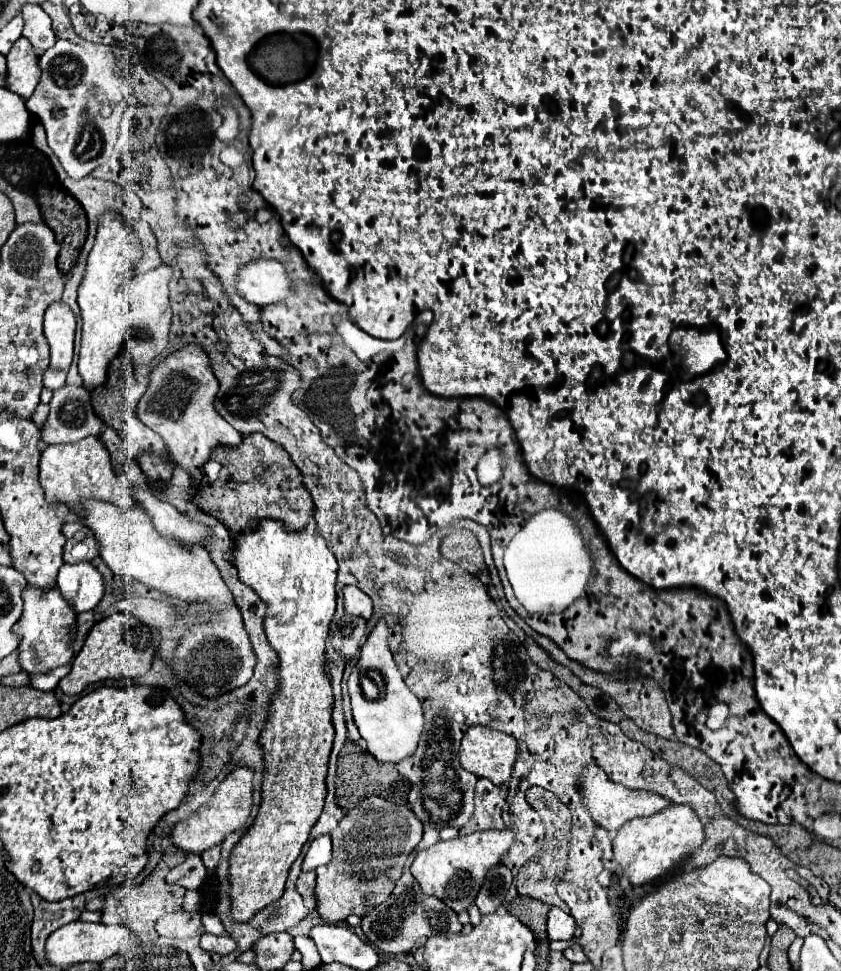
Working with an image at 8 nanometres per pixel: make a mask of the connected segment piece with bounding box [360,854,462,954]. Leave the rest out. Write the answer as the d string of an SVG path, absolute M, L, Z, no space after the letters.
M410 854L402 878L396 882L392 894L388 896L386 902L376 906L368 916L362 918L362 932L366 938L384 954L400 954L400 952L410 952L412 946L420 938L428 938L434 934L458 934L462 930L462 924L452 908L448 908L444 902L440 902L434 896L426 896L416 882L416 878L410 874L410 864L412 864L414 854Z

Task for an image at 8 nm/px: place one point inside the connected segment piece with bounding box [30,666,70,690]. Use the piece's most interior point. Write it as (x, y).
(49, 681)

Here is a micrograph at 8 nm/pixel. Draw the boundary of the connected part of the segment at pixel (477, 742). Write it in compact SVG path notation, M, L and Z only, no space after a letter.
M474 724L466 730L460 746L460 764L480 778L488 778L496 786L512 776L518 758L516 738L492 726Z

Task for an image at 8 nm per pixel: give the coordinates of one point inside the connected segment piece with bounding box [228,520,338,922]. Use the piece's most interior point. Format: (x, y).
(294, 573)

